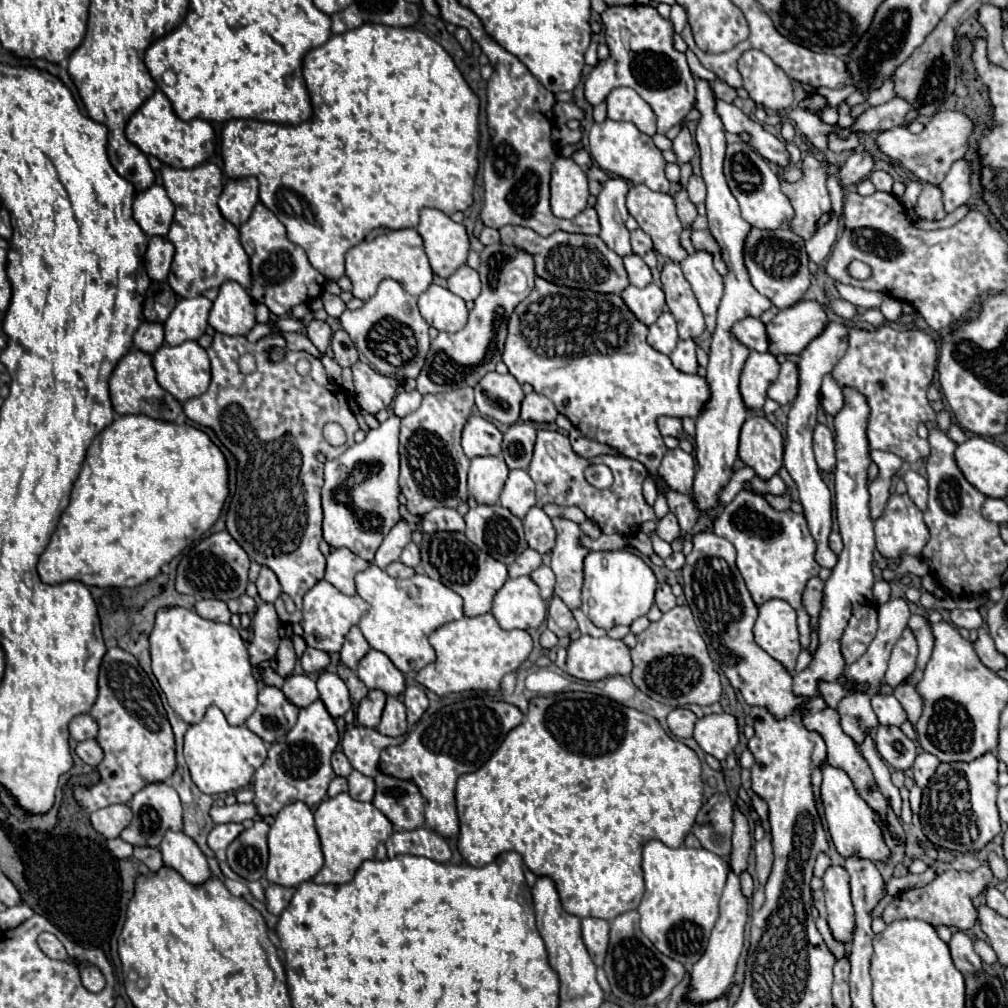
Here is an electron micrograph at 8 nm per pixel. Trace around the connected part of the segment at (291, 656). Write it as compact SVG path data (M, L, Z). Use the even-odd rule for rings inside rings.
M282 639L280 641L276 661L278 661L278 675L280 677L286 679L288 675L292 675L294 665L296 665L296 653L294 653L294 645L292 645L290 639Z

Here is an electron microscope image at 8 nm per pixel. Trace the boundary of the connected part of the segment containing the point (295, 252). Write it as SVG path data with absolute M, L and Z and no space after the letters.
M258 203L246 223L240 225L240 243L248 251L250 265L252 265L252 291L250 295L264 303L270 313L282 317L298 303L310 303L316 299L324 289L324 275L320 275L308 261L304 249L296 243L292 243L286 237L284 225L278 221L278 217Z

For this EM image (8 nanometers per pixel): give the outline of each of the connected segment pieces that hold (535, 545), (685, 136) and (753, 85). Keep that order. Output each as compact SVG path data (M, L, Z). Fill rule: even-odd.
M534 505L528 511L528 515L524 517L524 529L526 529L526 541L534 551L546 555L554 549L556 529L552 525L552 519L540 507Z
M682 127L678 137L674 139L674 153L678 155L678 163L686 163L694 157L694 139L688 127Z
M748 49L738 61L738 71L742 73L744 89L758 105L772 111L782 111L792 105L792 81L766 53Z

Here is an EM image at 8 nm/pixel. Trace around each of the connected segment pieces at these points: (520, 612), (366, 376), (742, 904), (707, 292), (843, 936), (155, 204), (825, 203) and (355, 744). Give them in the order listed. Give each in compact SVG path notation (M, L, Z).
M516 577L508 579L496 593L492 615L506 631L532 629L544 621L546 603L540 597L538 585L530 577Z
M354 363L352 365L354 373L354 387L356 387L356 401L358 405L368 411L368 413L378 413L380 409L386 409L396 391L400 389L400 383L392 377L384 377L376 373L368 363Z
M728 869L726 887L724 887L724 893L720 899L720 917L712 929L712 937L710 937L710 943L708 943L704 955L700 957L700 961L692 969L690 989L686 993L686 997L690 1001L694 1001L694 1003L712 1001L728 991L728 987L732 985L732 979L734 979L738 957L742 953L746 921L748 921L748 899L740 891L740 877L732 869Z
M696 251L688 255L684 261L680 261L680 269L694 289L694 295L706 317L706 329L714 333L714 321L724 293L724 283L722 275L712 265L712 255Z
M828 867L822 879L832 937L840 943L848 943L854 931L854 909L848 893L848 873L844 867Z
M152 185L150 189L134 197L134 219L140 229L152 237L166 237L174 217L174 203L166 195L162 185Z
M806 155L806 157L802 159L802 171L804 171L804 177L802 177L800 181L796 181L796 183L786 183L786 181L782 181L782 191L786 193L786 197L790 199L794 211L796 211L794 219L790 221L790 229L792 229L794 233L800 233L800 237L810 239L810 237L816 233L816 229L828 221L828 217L830 217L830 213L832 213L830 195L828 195L828 189L826 189L826 181L828 181L830 175L838 173L838 167L836 167L836 165L824 167L814 155Z
M354 725L354 727L348 727L342 737L342 751L350 759L356 771L368 777L376 777L380 751L388 745L402 743L407 736L408 733L397 738L384 737L376 729Z

